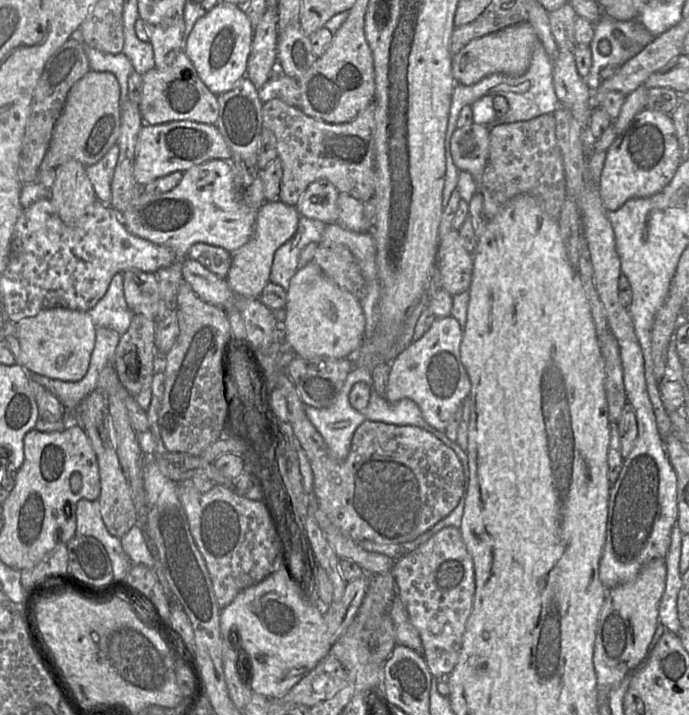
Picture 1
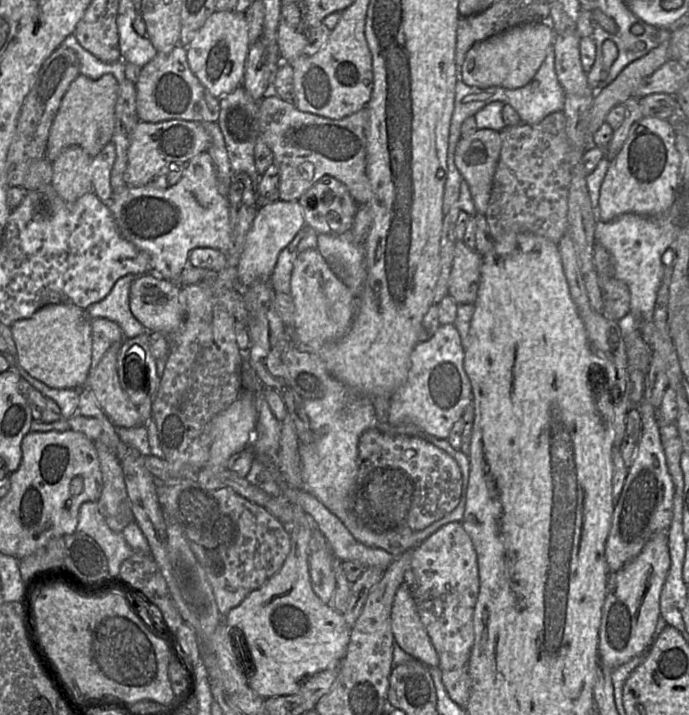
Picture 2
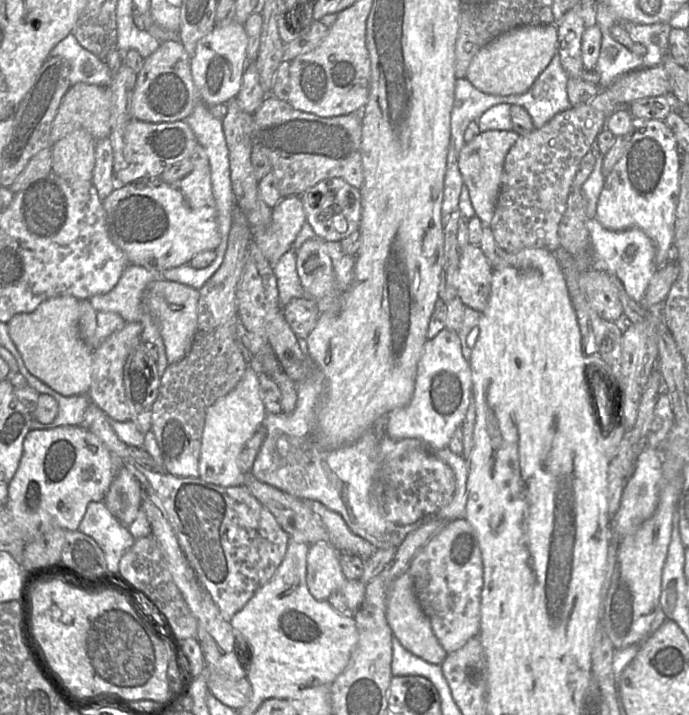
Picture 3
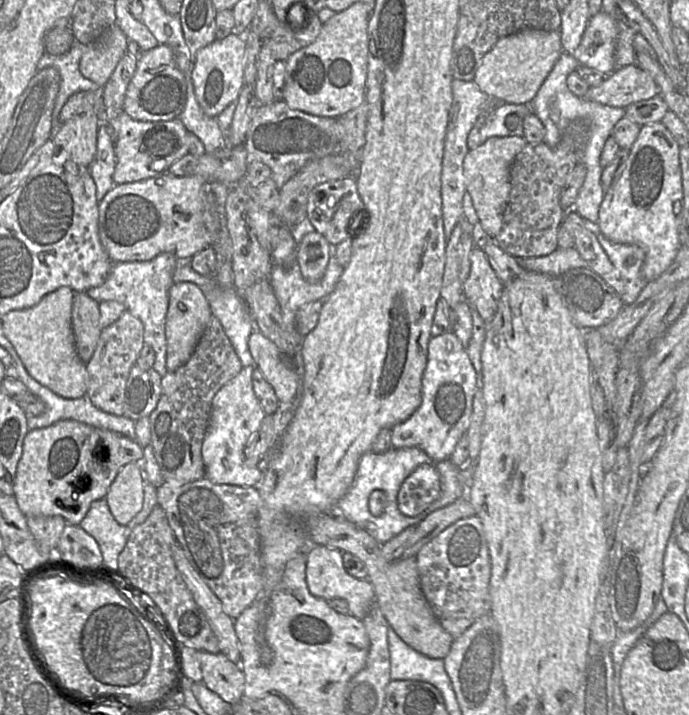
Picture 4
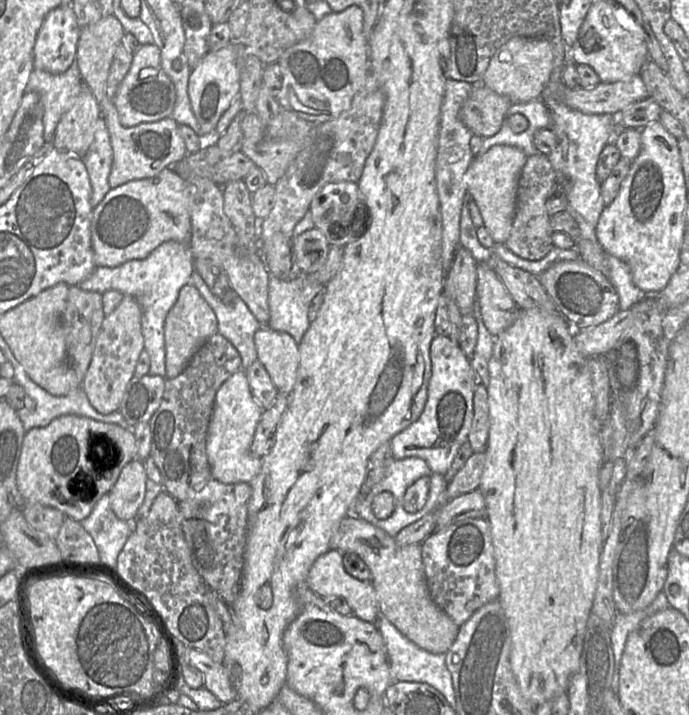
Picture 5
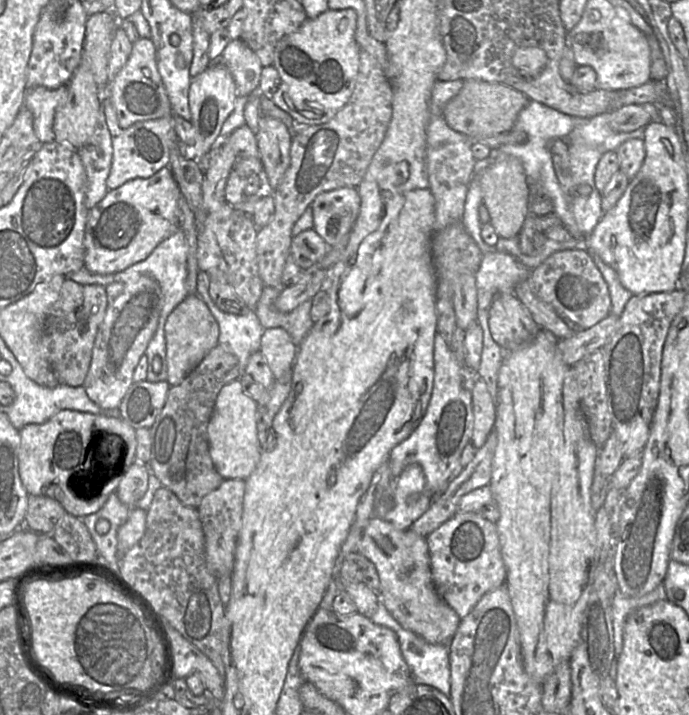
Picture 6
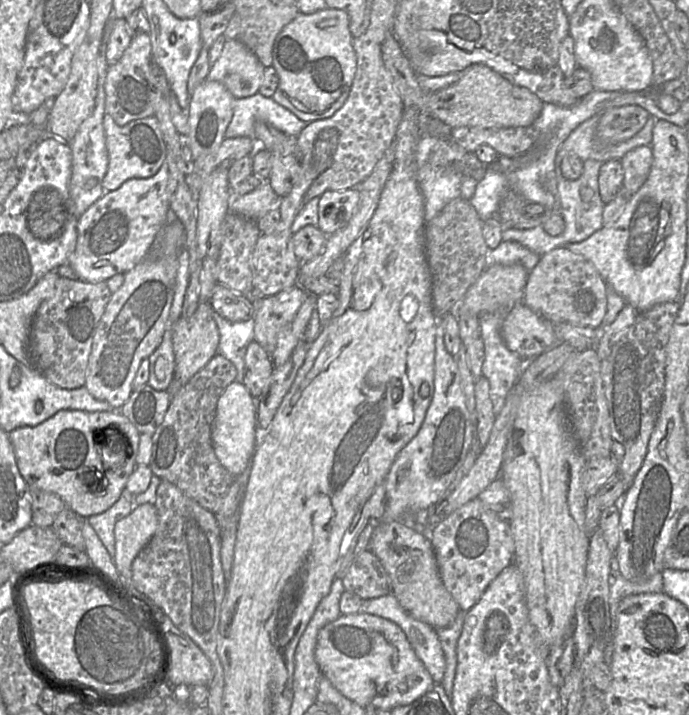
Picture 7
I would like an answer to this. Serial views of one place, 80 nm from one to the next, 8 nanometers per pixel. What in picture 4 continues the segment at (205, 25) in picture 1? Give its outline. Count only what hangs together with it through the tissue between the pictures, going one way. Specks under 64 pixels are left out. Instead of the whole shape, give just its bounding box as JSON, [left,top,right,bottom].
[191,31,245,118]

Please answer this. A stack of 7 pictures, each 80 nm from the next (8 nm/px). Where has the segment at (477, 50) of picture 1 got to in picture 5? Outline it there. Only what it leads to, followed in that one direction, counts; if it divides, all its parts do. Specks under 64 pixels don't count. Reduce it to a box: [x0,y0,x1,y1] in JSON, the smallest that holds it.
[481,37,553,103]

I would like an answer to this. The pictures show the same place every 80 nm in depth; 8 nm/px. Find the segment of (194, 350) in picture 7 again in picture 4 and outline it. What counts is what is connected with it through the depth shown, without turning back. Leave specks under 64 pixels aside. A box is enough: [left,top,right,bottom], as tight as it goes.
[165,282,212,372]

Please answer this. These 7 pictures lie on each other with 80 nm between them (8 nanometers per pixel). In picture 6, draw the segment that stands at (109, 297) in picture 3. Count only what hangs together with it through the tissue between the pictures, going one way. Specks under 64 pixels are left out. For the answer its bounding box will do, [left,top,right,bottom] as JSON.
[65,227,188,383]

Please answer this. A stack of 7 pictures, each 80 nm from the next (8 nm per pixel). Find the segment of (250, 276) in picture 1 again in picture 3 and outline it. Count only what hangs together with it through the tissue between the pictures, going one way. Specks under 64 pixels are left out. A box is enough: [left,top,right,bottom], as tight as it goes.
[252,197,305,266]

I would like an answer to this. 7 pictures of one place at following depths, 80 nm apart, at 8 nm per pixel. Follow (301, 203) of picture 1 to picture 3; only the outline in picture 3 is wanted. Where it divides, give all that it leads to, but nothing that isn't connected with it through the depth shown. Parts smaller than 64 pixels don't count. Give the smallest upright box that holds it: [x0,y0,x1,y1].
[301,178,361,241]

